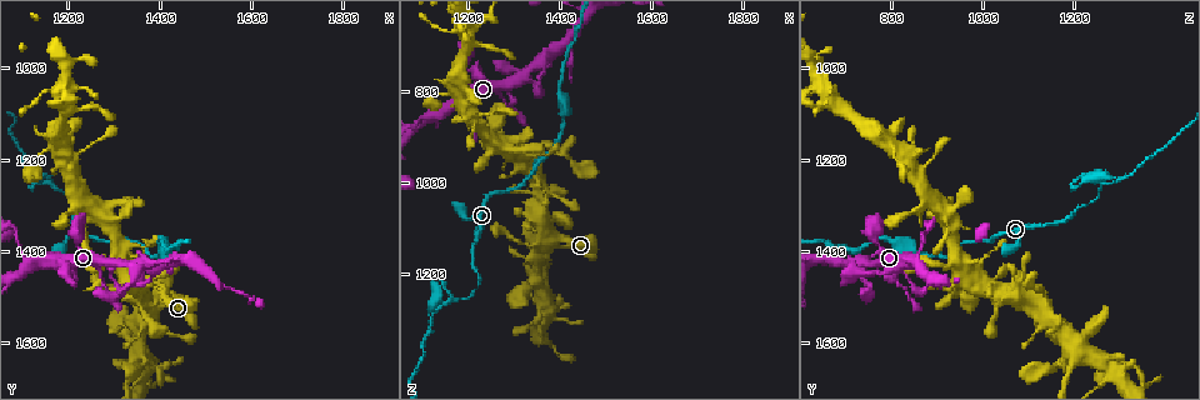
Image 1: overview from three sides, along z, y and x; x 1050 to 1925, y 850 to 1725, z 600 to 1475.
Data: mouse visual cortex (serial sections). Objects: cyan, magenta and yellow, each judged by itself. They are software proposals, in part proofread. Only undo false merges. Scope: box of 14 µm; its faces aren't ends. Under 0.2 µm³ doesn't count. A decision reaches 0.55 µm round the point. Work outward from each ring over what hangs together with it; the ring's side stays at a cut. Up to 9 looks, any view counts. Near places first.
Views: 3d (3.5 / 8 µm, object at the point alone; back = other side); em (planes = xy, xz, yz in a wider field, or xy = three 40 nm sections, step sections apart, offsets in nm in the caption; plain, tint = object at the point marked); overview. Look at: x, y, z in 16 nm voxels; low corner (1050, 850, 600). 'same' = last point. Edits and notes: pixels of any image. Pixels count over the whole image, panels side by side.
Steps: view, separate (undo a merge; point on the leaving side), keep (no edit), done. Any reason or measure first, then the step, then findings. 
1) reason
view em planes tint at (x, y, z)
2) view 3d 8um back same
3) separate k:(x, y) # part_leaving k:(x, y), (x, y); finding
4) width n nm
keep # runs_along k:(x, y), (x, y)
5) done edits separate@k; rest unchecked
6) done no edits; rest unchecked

calibre changes
view 3d 3.5um at (1350, 1600, 1215)

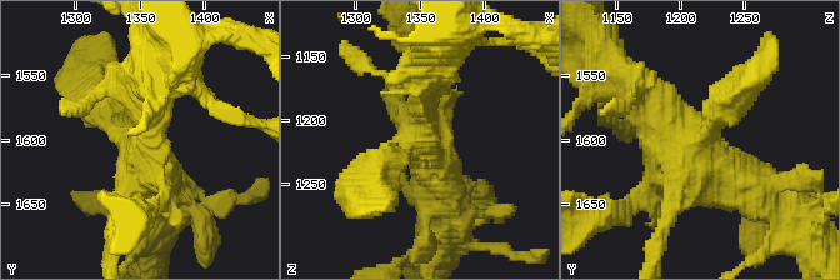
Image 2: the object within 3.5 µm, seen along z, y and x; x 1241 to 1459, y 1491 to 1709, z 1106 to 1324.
shape alone is not enough
view em xy step 1 tint at (1350, 1606, 1210)

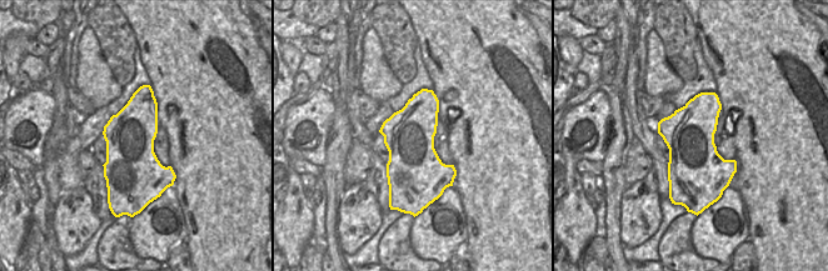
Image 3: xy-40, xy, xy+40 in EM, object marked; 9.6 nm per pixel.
keep # runs_along 2:(628, 91), (710, 169), (755, 184); one cell here

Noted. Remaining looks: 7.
narrows sharply
view 3d 8um at (1190, 1275, 1255)

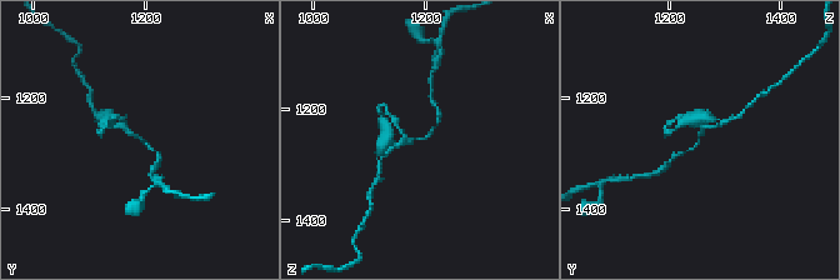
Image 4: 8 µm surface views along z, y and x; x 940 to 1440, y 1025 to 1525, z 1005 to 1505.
arm_widths 100, 150 nm; now the EM
view em planes tint at (1190, 1275, 1255)

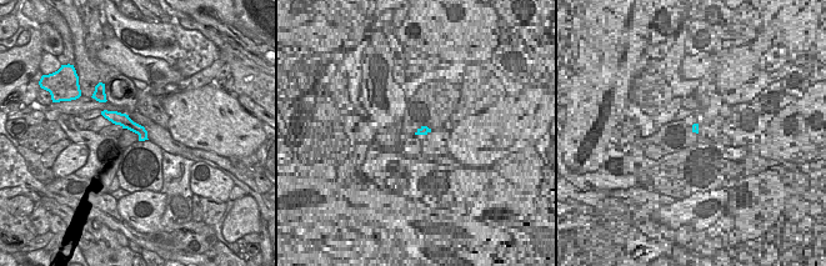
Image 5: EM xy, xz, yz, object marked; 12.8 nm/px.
keep # runs_along 5:(106, 114), (123, 119), (144, 136); all the same cell

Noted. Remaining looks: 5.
thin neck
view em xy step 2 tint at (1365, 1490, 1075)

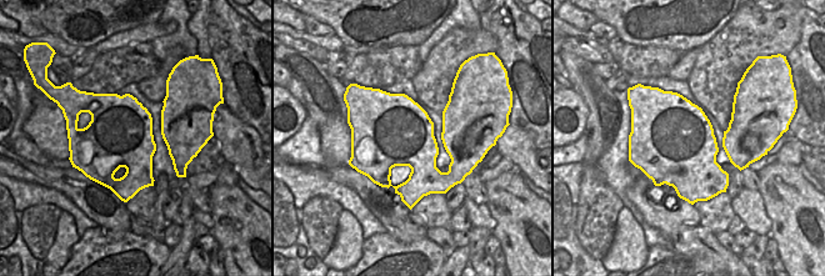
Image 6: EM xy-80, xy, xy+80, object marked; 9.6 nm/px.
see where the arms go
view 3d 3.5um same

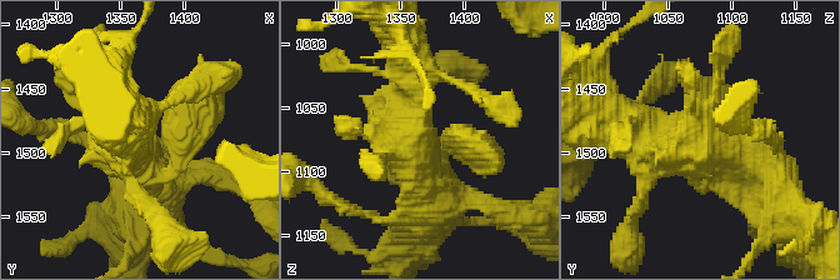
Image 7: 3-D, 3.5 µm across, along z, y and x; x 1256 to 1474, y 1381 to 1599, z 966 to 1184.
keep # runs_along 7:(759, 179), (714, 140), (628, 125); one cell here

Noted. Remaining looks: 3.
side arm on a straight run
view 3d 3.5um back at (1110, 1425, 855)

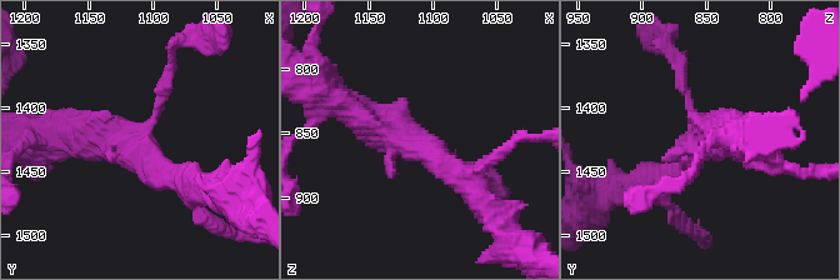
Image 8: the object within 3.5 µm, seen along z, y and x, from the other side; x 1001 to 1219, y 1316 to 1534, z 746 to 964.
arms 3; arm_widths 100, 350, 400 nm; now the EM
view em planes tint at (1112, 1432, 858)

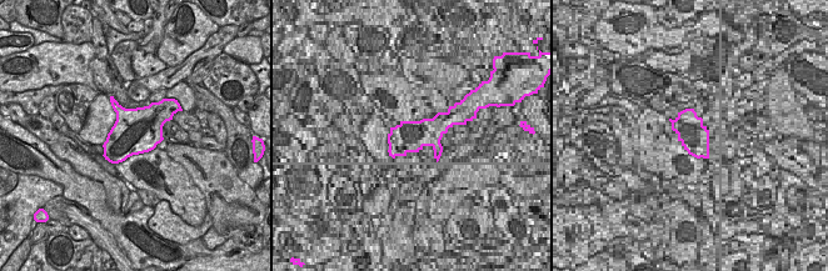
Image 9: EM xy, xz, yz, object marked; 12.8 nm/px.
another direction
view em xy step 2 tint same

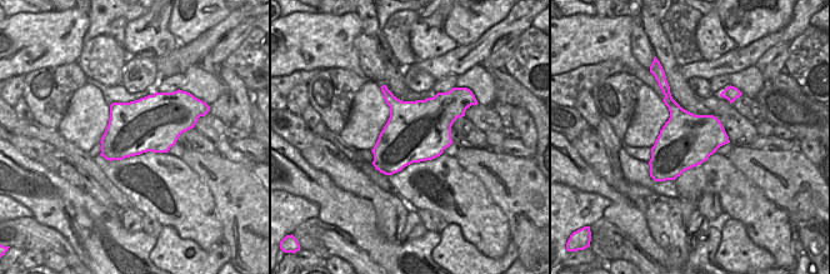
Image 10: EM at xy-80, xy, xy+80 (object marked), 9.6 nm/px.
keep # runs_along 8:(345, 106), (425, 148), (475, 189); continuous, no second cell

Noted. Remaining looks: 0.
done no edits; rest unchecked

